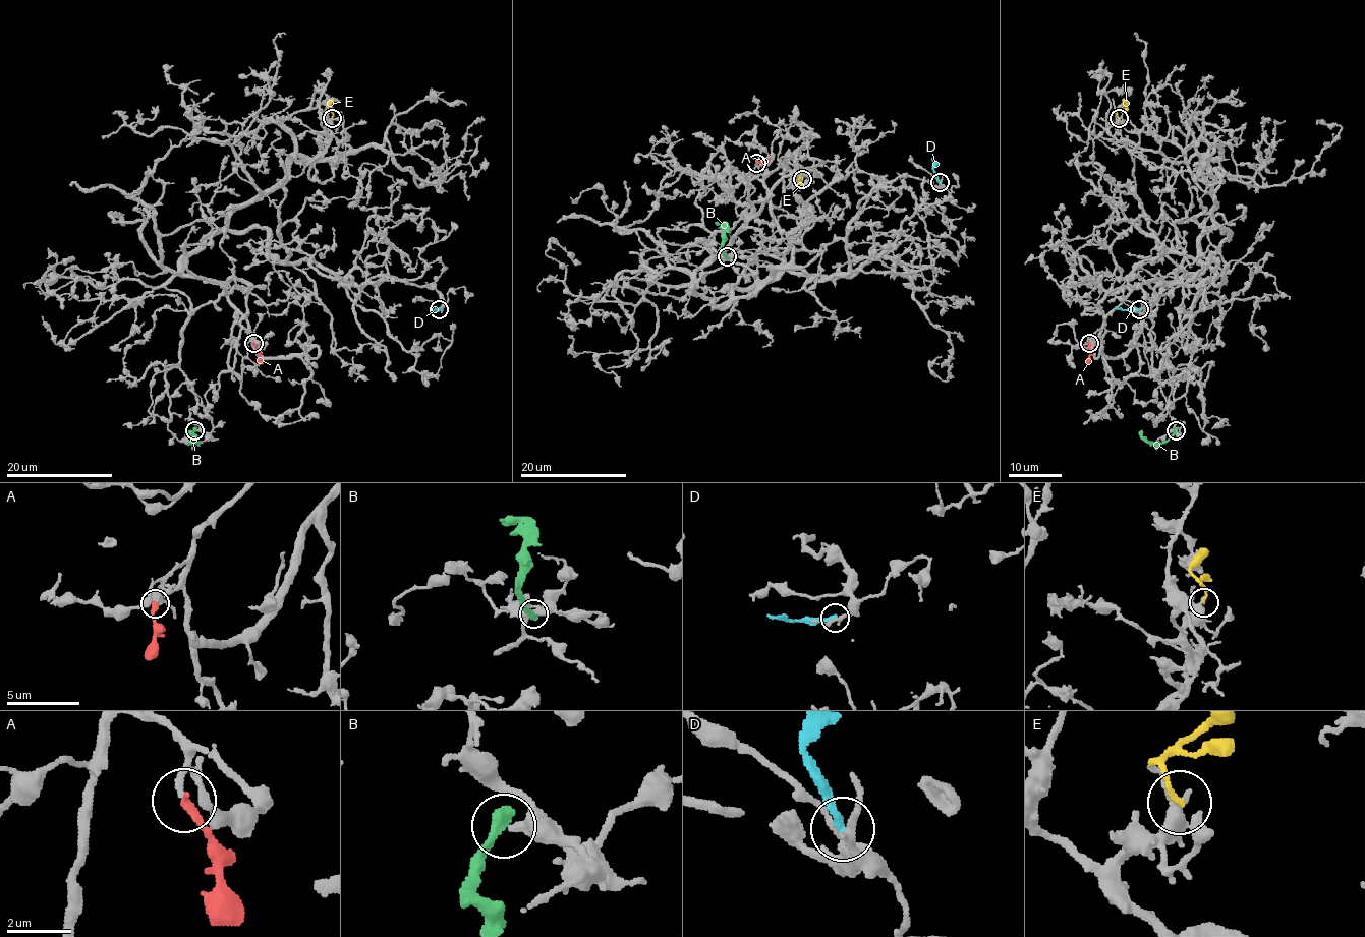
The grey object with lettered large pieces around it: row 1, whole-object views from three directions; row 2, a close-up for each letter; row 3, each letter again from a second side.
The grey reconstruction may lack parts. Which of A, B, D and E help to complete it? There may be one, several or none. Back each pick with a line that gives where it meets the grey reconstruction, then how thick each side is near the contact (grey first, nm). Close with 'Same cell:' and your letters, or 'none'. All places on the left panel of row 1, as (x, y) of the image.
A: meets grey at (253, 343); 130 nm thick on the grey side, 320 nm on the other
Same cell: A

